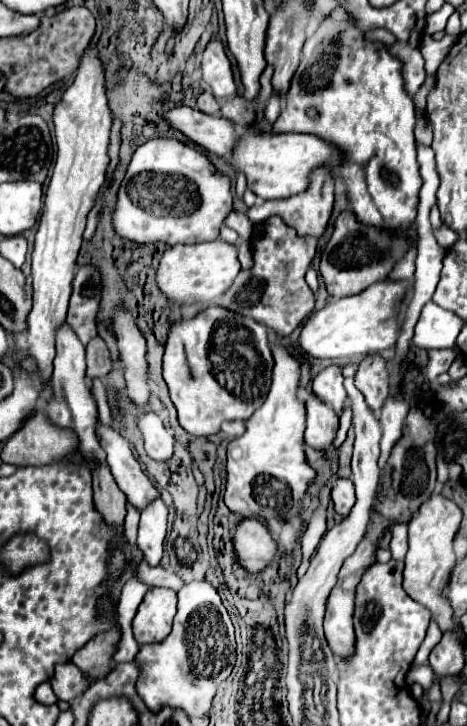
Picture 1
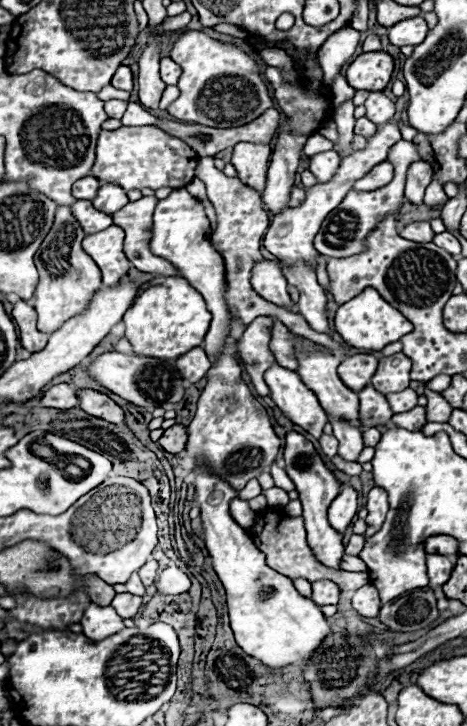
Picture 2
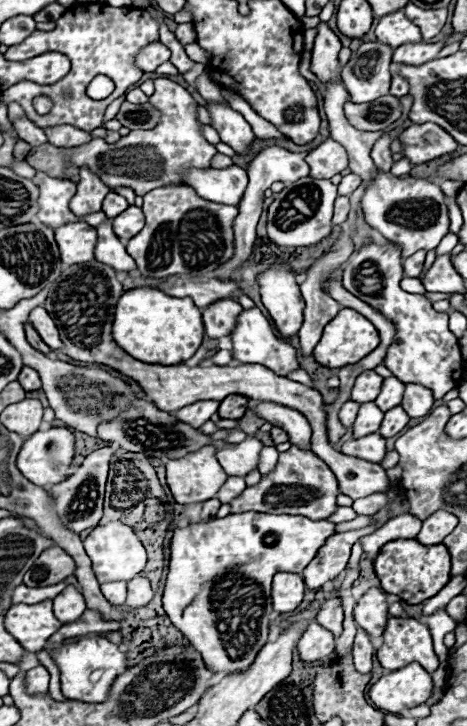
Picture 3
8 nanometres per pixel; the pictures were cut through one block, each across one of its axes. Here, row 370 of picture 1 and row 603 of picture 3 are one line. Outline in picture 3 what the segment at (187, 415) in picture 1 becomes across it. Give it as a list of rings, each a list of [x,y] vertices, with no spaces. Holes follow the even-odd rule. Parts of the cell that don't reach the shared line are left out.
[[[242,512],[242,514],[228,514],[226,518],[218,518],[212,520],[208,524],[190,524],[188,528],[176,528],[174,536],[172,536],[172,544],[170,544],[170,564],[168,564],[168,576],[166,576],[166,586],[164,586],[164,610],[170,618],[170,622],[190,640],[190,644],[202,652],[202,658],[208,666],[208,670],[212,672],[242,672],[248,670],[254,662],[254,658],[258,656],[258,650],[266,644],[268,640],[268,614],[272,612],[272,598],[270,598],[270,584],[272,584],[272,576],[276,572],[294,572],[300,574],[310,560],[314,558],[314,554],[318,552],[320,546],[324,546],[326,538],[330,538],[330,534],[336,534],[336,524],[332,524],[330,520],[310,520],[304,516],[290,516],[290,514],[262,514],[262,512]]]

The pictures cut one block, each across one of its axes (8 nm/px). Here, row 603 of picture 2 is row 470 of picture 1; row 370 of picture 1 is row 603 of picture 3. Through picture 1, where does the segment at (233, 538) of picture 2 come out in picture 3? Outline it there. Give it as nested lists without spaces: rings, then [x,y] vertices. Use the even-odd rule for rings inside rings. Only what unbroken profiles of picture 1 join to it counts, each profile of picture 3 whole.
[[[278,572],[272,584],[272,602],[276,612],[292,612],[304,596],[304,580],[298,574]]]

